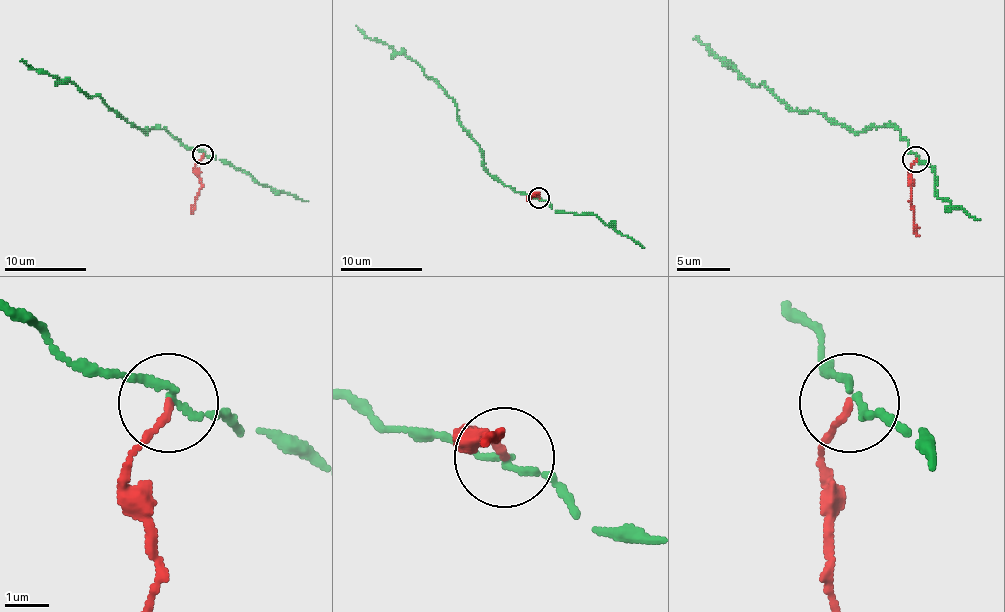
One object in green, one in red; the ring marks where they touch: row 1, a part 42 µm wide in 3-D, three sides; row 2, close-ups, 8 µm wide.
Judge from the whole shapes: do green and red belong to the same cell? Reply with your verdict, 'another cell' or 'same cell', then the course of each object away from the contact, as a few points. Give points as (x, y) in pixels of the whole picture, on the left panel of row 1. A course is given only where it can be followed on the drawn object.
another cell | green via (203, 153), (185, 147), (164, 129), (145, 133), (98, 96), (90, 98), (78, 86), (20, 61) | red via (203, 153), (195, 174), (201, 188), (191, 213)

